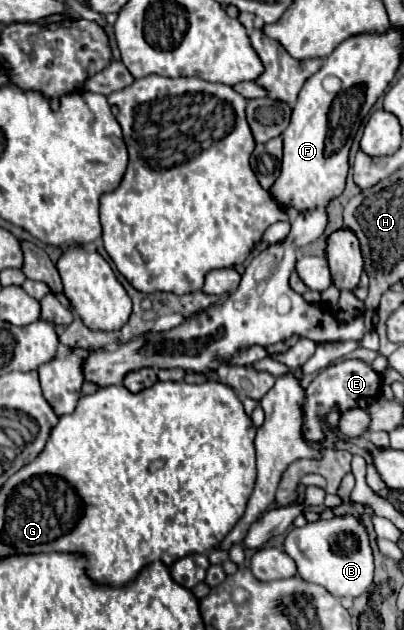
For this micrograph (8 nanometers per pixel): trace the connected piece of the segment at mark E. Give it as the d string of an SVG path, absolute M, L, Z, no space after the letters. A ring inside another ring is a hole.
M343 360L339 364L331 364L323 368L305 390L305 408L303 408L303 426L301 426L303 440L323 442L325 432L321 422L333 408L339 408L339 412L347 412L351 408L367 408L375 404L377 396L381 394L381 386L383 386L381 374L377 374L371 368L371 364L363 360Z

